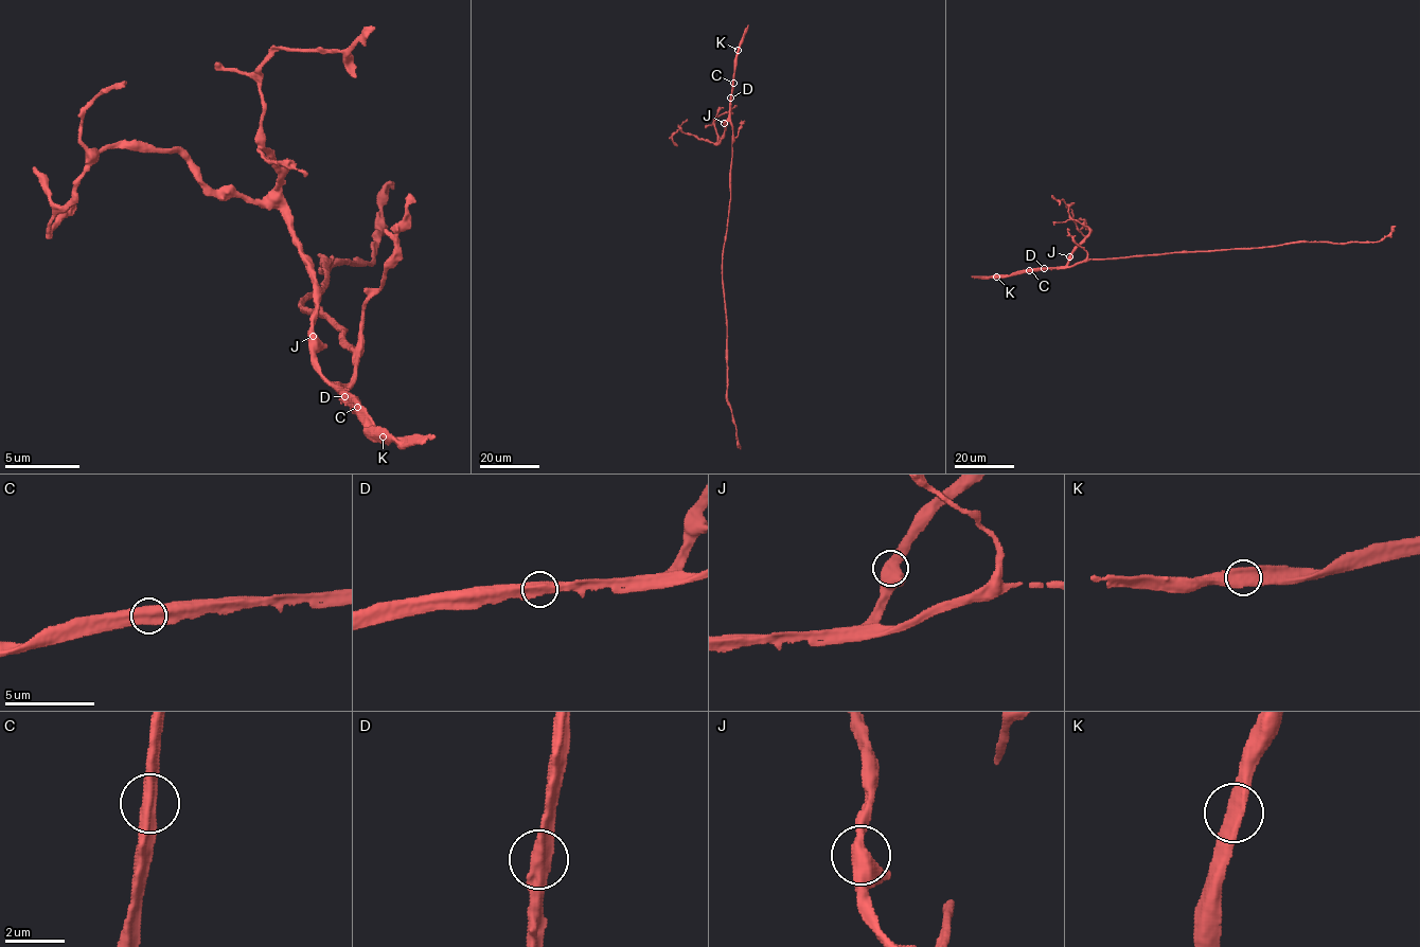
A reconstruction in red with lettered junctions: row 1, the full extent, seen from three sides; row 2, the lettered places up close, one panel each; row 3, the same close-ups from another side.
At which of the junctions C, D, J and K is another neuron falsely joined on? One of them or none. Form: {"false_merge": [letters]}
{"false_merge": []}

